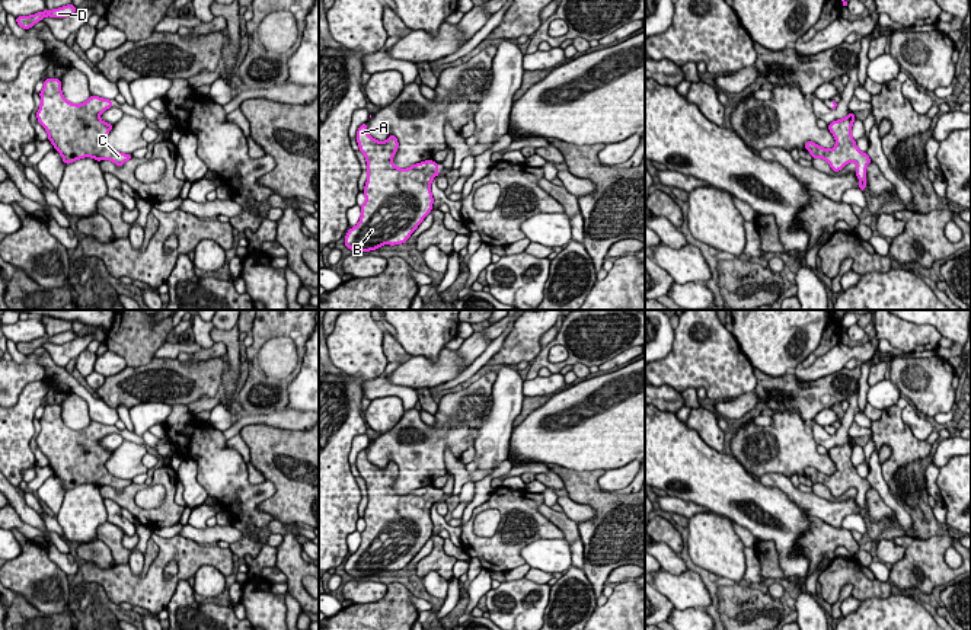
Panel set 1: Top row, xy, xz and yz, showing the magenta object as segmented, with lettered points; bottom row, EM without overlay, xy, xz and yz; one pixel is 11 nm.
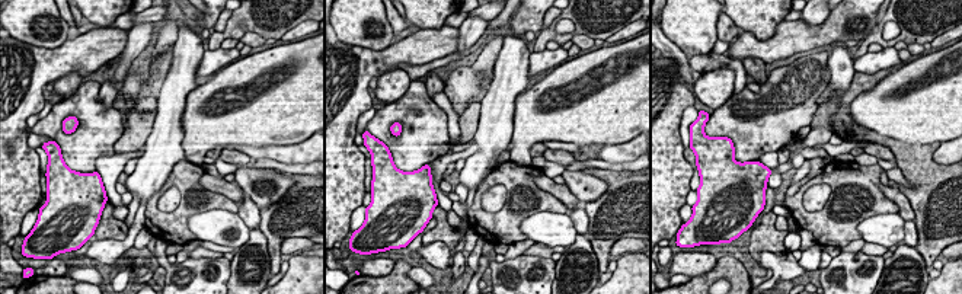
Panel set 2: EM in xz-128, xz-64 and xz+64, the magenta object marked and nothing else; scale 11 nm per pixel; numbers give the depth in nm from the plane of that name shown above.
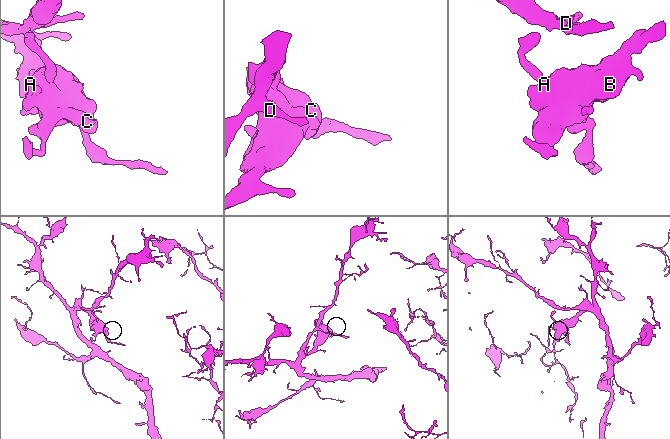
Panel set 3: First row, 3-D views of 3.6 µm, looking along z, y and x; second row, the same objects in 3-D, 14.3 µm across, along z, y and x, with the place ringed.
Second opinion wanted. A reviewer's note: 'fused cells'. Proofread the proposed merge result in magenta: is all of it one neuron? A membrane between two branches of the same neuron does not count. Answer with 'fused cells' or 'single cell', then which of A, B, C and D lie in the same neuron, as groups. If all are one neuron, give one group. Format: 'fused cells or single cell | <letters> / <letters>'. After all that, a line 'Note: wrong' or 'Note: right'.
single cell | A B C D
Note: wrong

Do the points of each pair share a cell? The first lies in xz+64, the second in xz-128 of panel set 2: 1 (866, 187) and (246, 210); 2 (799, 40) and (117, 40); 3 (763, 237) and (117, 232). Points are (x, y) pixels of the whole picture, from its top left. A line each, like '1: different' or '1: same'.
1: different
2: same
3: same

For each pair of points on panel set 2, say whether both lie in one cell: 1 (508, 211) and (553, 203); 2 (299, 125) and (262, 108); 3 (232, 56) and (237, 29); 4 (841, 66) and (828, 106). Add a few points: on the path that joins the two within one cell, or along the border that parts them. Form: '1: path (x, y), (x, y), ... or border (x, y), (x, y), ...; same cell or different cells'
1: path (520, 204), (542, 203); same cell
2: path (290, 117), (281, 108), (271, 108); same cell
3: border (220, 45), (208, 50); different cells
4: path (841, 76), (833, 96); same cell

